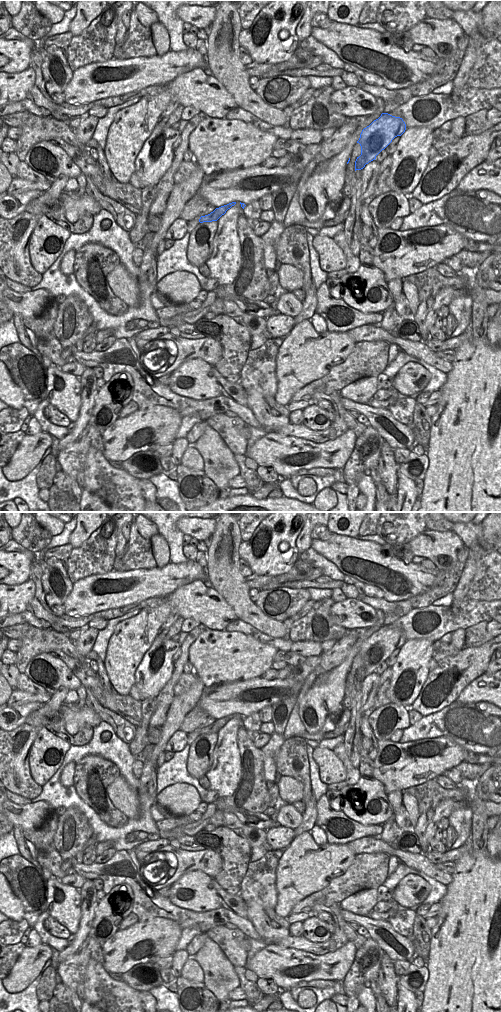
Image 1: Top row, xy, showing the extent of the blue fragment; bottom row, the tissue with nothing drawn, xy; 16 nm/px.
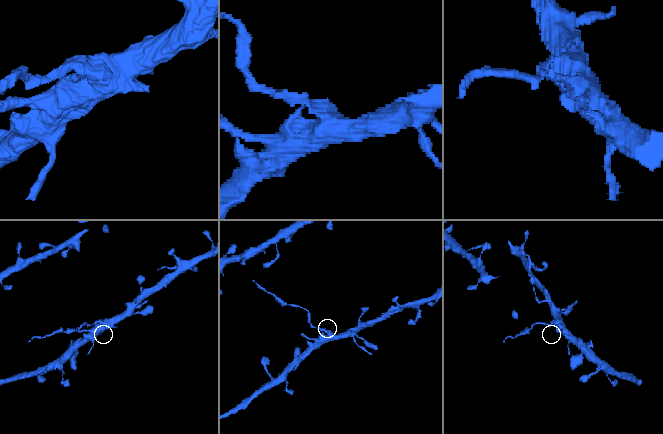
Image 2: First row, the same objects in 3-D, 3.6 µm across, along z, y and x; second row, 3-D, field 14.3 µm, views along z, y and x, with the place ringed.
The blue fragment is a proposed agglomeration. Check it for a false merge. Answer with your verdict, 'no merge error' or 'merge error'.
merge error

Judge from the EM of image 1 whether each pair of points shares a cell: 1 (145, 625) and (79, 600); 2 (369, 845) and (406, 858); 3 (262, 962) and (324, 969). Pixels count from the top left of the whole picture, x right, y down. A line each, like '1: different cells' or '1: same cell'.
1: different cells
2: same cell
3: same cell

